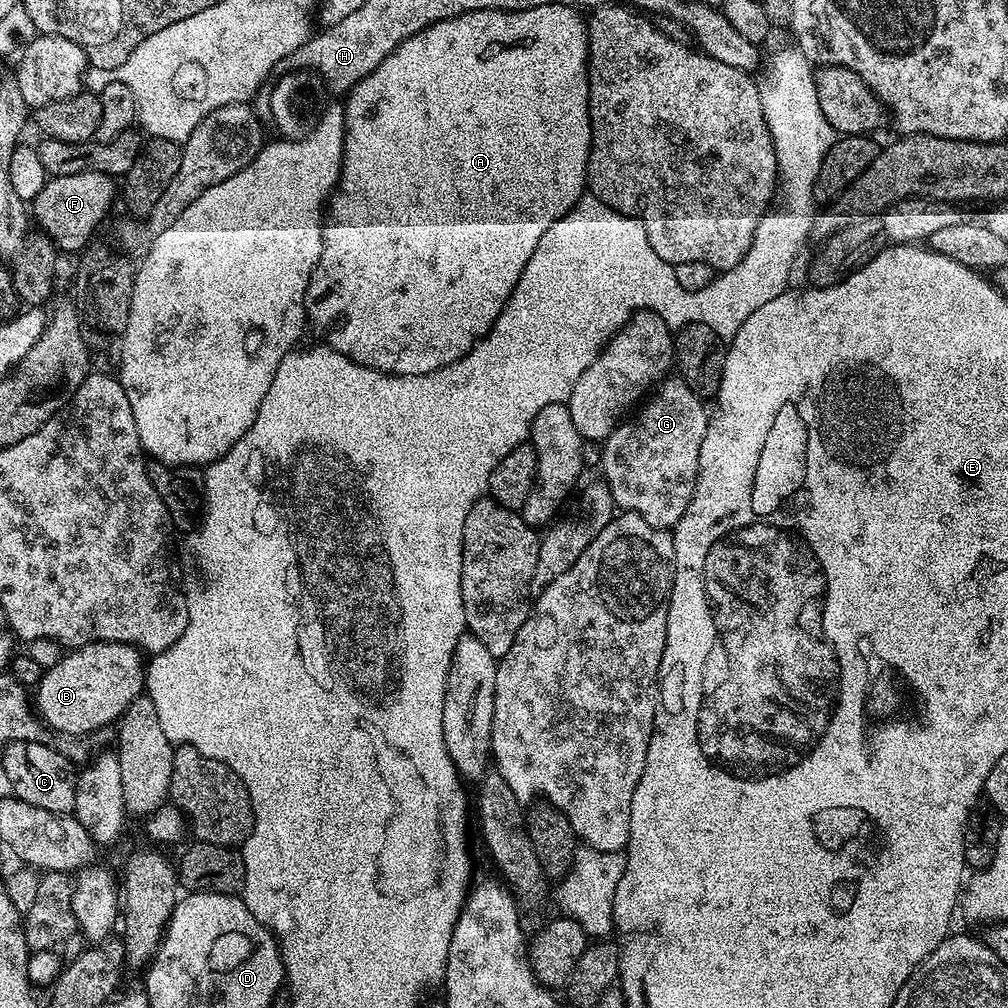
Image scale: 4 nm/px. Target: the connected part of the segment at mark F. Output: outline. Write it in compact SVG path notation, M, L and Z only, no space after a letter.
M84 172L53 176L45 179L42 190L30 202L30 216L38 223L39 231L52 239L61 253L79 254L93 243L96 227L112 208L112 199L118 196L118 184L106 173Z

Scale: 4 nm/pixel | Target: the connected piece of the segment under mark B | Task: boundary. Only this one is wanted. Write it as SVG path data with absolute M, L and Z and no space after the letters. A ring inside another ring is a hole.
M94 642L65 651L54 667L44 669L44 677L35 685L34 702L39 711L42 709L41 719L56 731L62 732L62 736L66 738L88 738L91 732L96 732L107 724L115 725L120 715L130 706L130 702L134 702L145 691L146 668L142 660L140 664L140 659L142 653L139 648L120 642Z

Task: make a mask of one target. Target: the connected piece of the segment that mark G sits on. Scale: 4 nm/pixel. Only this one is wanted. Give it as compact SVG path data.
M665 379L655 389L656 397L643 405L644 409L641 407L635 415L625 419L609 434L608 439L602 444L600 463L602 473L604 472L602 480L610 490L613 505L617 509L646 518L650 526L665 530L675 528L682 514L686 514L686 506L690 506L690 498L694 494L698 478L698 454L702 450L702 438L706 438L710 415L709 409L704 409L705 401L694 390L688 388L684 380L672 379Z

